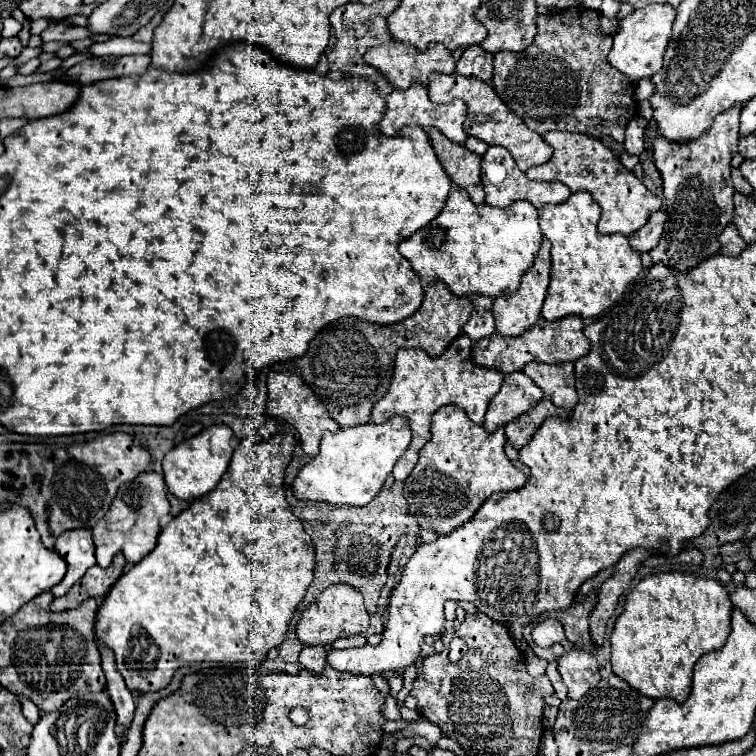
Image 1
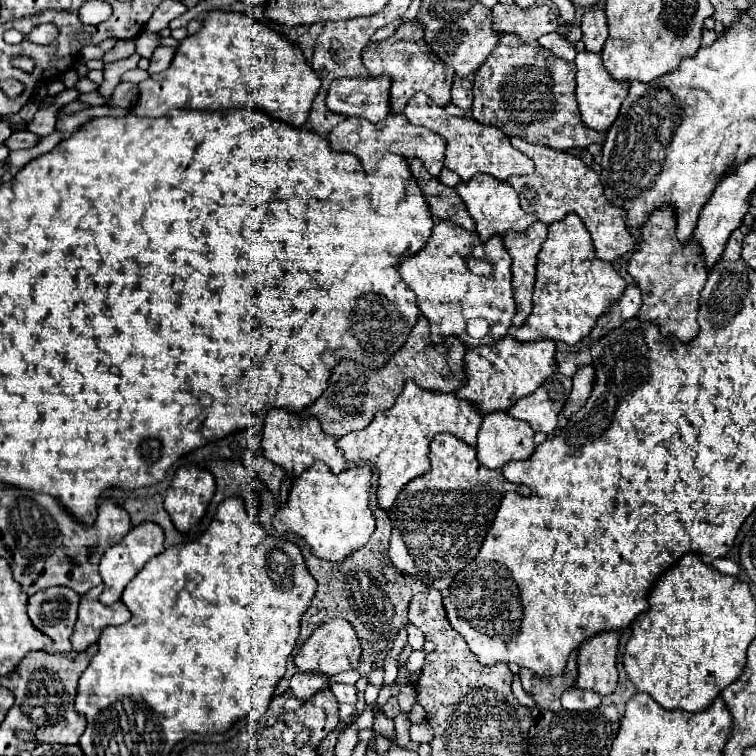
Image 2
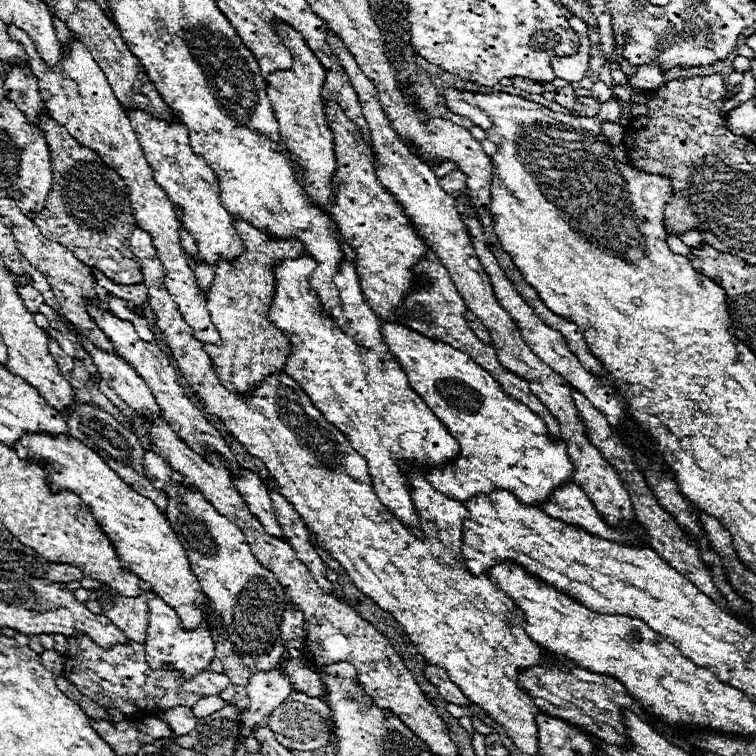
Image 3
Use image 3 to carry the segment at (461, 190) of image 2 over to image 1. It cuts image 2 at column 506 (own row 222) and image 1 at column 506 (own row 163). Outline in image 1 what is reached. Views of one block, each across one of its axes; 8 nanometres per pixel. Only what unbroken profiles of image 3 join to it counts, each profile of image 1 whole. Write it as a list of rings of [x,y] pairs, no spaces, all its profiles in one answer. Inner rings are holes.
[[[490,146],[488,152],[482,156],[482,186],[486,192],[486,202],[498,208],[504,208],[514,200],[528,200],[530,204],[540,208],[544,204],[560,204],[570,198],[568,186],[562,182],[528,180],[526,174],[516,166],[512,154],[508,154],[508,150],[504,150],[502,146]]]

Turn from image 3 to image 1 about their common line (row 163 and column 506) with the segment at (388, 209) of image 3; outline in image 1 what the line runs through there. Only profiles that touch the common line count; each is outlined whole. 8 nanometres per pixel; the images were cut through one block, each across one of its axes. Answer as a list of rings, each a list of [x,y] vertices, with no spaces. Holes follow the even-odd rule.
[[[566,316],[566,318],[554,320],[554,322],[540,318],[536,322],[536,326],[532,326],[530,330],[526,330],[524,334],[520,334],[516,338],[510,338],[510,336],[506,338],[500,334],[480,338],[472,346],[472,360],[478,366],[494,368],[494,370],[500,370],[502,374],[518,372],[528,362],[548,362],[548,364],[574,362],[590,352],[590,340],[584,336],[582,330],[584,330],[584,320],[580,316]]]

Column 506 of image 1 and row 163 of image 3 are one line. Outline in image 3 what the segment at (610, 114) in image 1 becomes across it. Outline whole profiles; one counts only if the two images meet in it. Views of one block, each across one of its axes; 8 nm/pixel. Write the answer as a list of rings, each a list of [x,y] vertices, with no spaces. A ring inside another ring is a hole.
[[[40,114],[40,130],[44,132],[50,146],[54,184],[50,188],[50,196],[46,198],[46,206],[36,214],[30,212],[28,216],[34,220],[34,224],[38,224],[40,232],[48,240],[66,244],[66,248],[70,248],[70,252],[74,252],[78,260],[98,268],[112,282],[142,284],[144,276],[138,262],[118,250],[130,248],[128,238],[120,234],[124,232],[124,222],[120,222],[118,218],[134,218],[128,188],[122,176],[118,176],[114,168],[106,166],[94,150],[78,144],[68,134],[68,130],[48,114]]]

